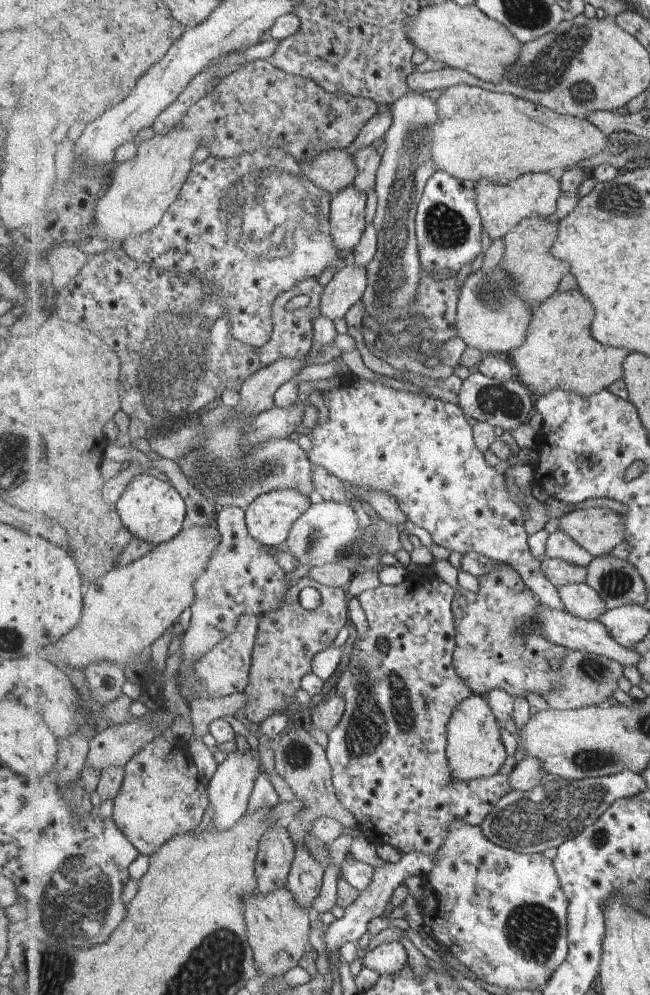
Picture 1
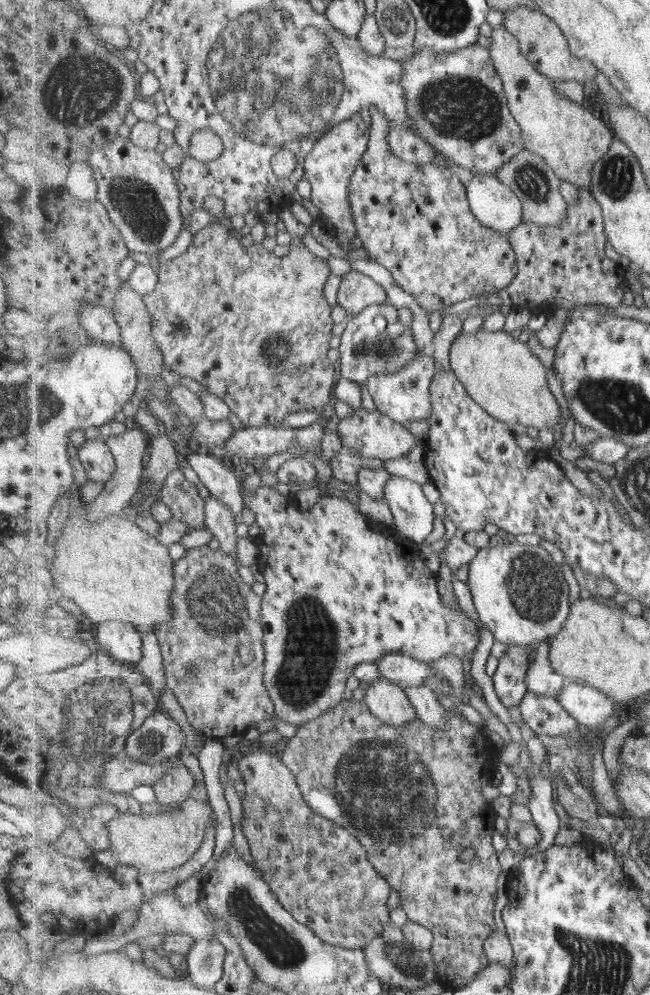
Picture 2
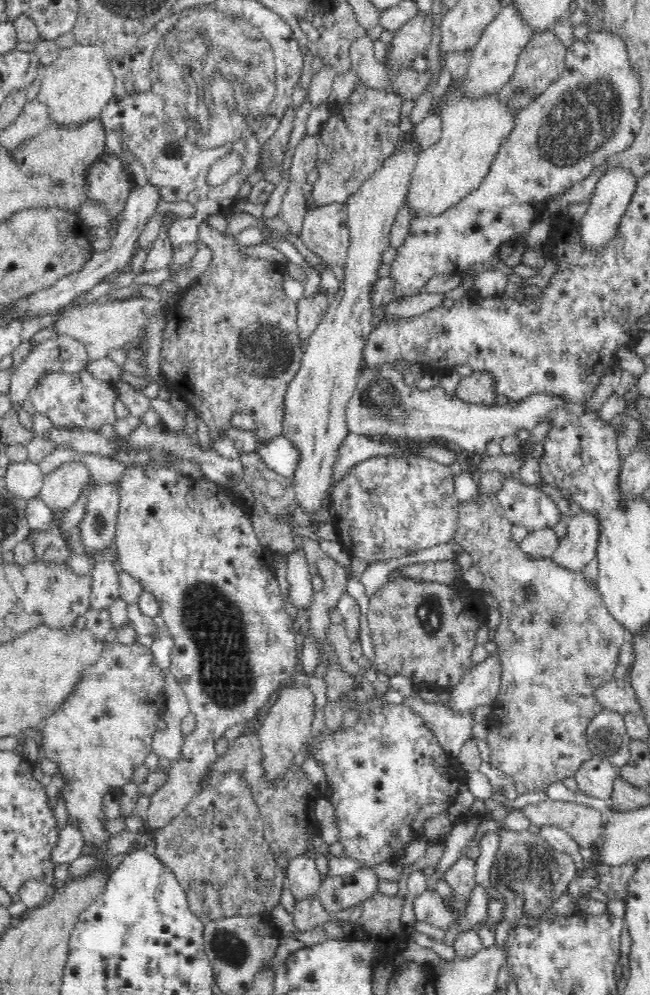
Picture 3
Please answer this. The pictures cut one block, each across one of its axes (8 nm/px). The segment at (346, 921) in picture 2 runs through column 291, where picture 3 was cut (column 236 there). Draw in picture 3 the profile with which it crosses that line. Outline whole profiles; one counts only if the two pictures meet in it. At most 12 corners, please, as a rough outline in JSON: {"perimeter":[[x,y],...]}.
{"perimeter":[[242,771],[153,831],[204,920],[265,914],[285,870]]}

